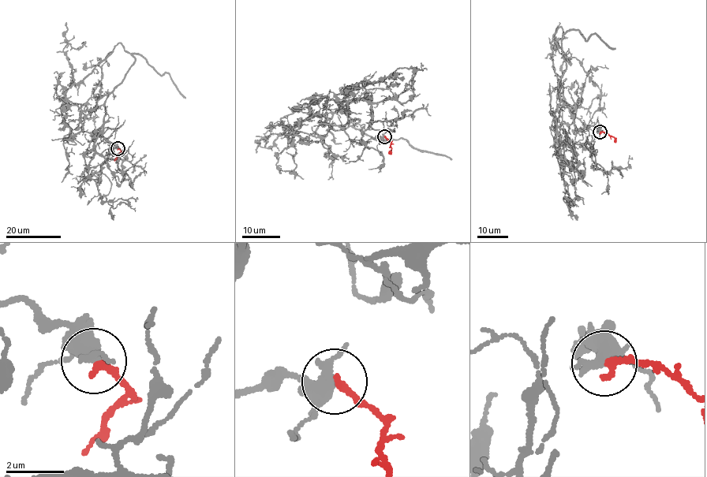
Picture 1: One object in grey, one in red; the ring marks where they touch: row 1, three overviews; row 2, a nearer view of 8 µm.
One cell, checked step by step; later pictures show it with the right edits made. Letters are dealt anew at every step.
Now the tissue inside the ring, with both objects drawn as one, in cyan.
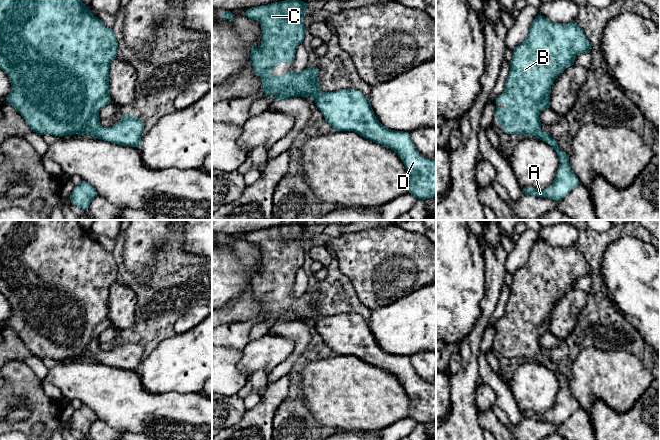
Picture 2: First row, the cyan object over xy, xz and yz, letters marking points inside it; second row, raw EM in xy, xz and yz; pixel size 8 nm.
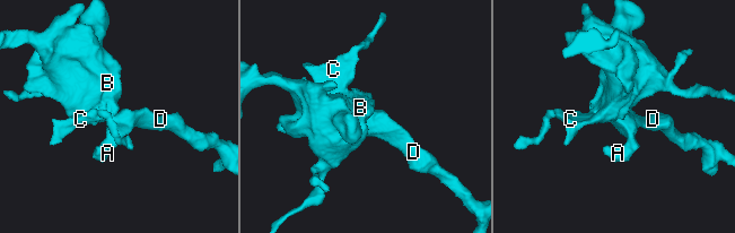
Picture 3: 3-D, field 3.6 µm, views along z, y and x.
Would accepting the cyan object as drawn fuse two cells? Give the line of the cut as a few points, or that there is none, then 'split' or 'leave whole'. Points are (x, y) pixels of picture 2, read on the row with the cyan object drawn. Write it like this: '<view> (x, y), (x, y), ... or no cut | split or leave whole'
no cut | leave whole

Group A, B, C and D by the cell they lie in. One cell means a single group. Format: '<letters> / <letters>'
A B C D

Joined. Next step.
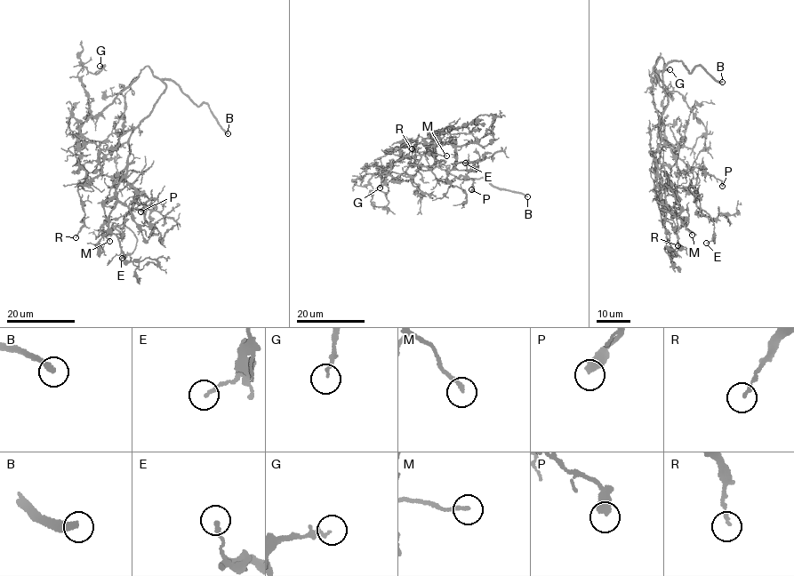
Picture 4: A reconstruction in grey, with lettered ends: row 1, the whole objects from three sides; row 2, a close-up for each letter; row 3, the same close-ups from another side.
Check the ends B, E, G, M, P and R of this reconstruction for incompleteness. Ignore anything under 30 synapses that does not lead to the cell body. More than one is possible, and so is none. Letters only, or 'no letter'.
B

